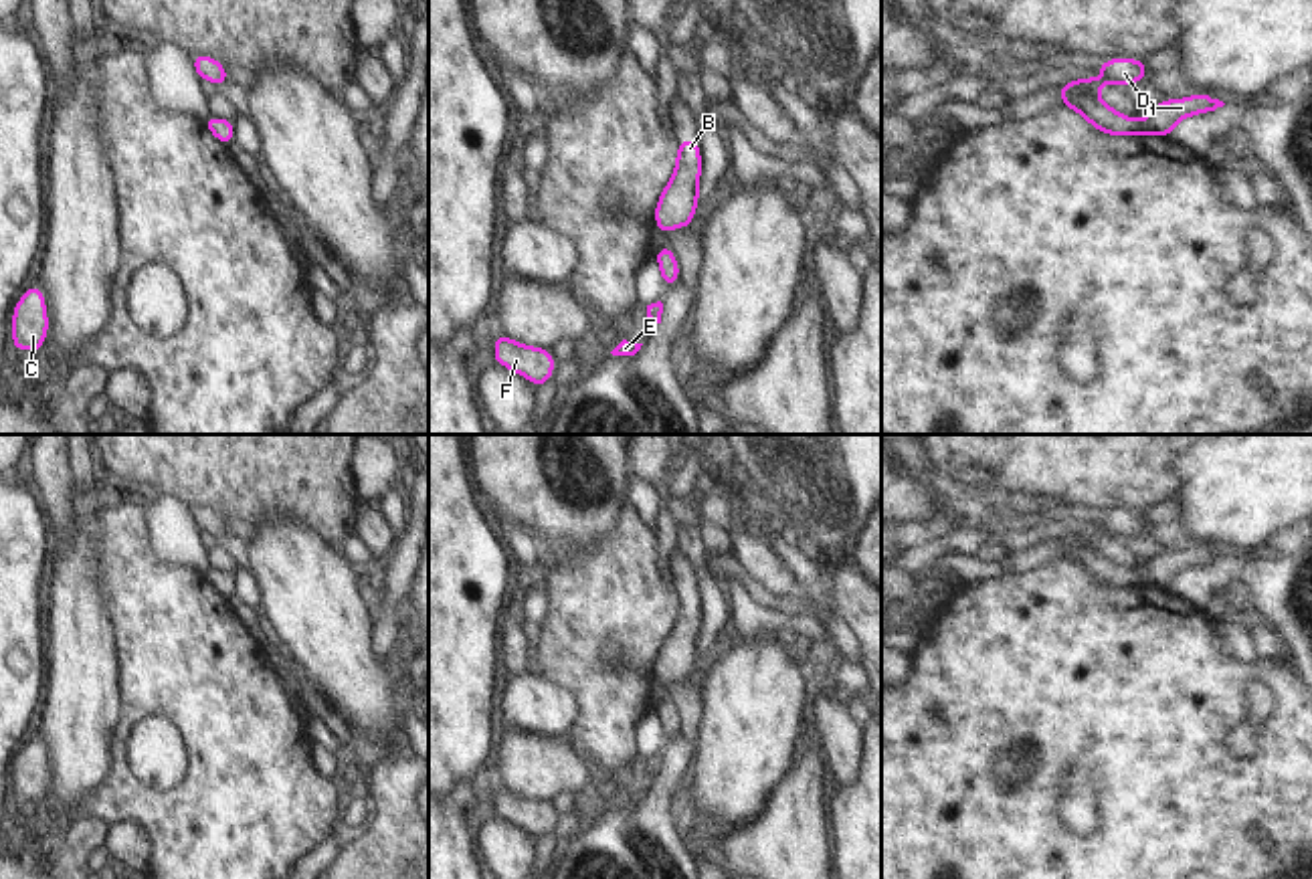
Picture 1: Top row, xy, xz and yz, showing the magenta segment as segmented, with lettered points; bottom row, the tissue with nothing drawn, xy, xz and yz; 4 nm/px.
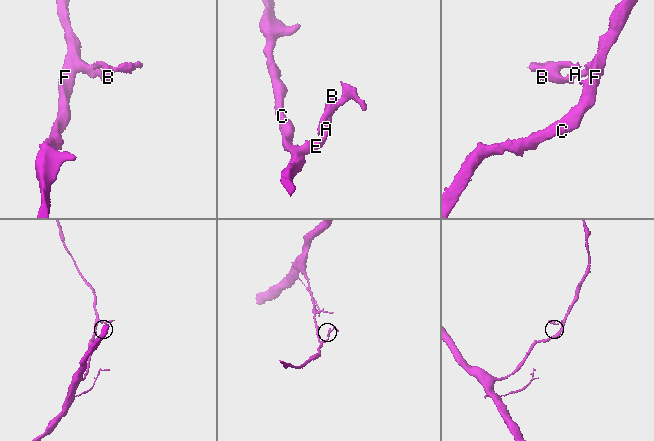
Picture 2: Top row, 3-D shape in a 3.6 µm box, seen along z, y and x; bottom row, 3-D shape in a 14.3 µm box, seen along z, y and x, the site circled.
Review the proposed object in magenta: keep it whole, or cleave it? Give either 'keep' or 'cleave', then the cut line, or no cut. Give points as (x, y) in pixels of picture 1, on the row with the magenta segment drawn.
keep; cut none

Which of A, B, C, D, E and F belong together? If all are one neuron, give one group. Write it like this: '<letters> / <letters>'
A B C D E F

